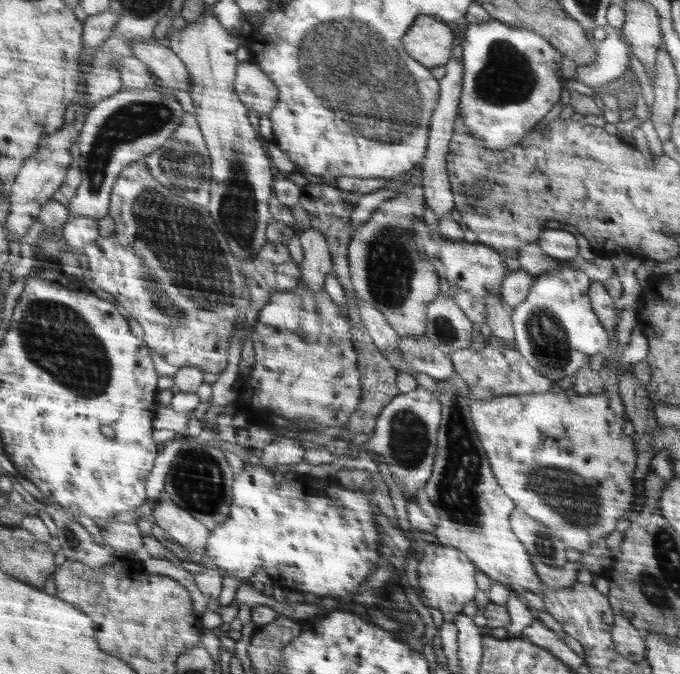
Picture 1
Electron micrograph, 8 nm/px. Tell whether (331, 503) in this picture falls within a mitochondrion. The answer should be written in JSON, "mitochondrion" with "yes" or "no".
{"mitochondrion":"no"}

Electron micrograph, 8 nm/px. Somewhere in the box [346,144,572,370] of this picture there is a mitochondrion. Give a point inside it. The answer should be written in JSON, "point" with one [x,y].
{"point":[388,259]}

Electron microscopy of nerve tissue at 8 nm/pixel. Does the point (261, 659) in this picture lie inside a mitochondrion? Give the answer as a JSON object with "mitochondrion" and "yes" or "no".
{"mitochondrion":"no"}

